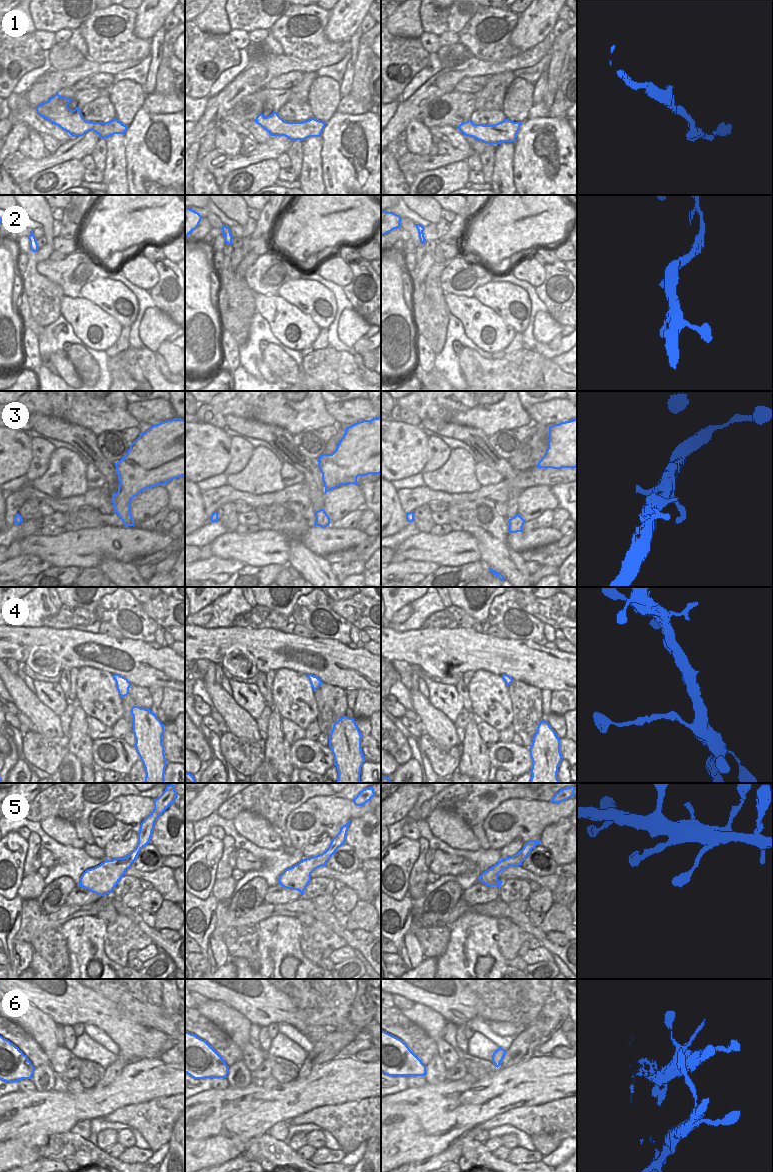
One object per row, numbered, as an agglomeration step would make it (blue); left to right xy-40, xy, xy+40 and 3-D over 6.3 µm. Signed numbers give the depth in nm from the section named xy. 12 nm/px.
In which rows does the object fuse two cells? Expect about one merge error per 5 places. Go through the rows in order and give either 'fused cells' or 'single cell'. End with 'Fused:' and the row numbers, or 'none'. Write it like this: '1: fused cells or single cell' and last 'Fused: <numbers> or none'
1: single cell
2: single cell
3: single cell
4: single cell
5: single cell
6: single cell
Fused: none

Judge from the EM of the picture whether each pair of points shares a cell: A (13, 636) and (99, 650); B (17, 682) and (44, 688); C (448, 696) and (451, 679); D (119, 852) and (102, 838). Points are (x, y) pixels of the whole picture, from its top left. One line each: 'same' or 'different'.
A: same
B: different
C: different
D: different

